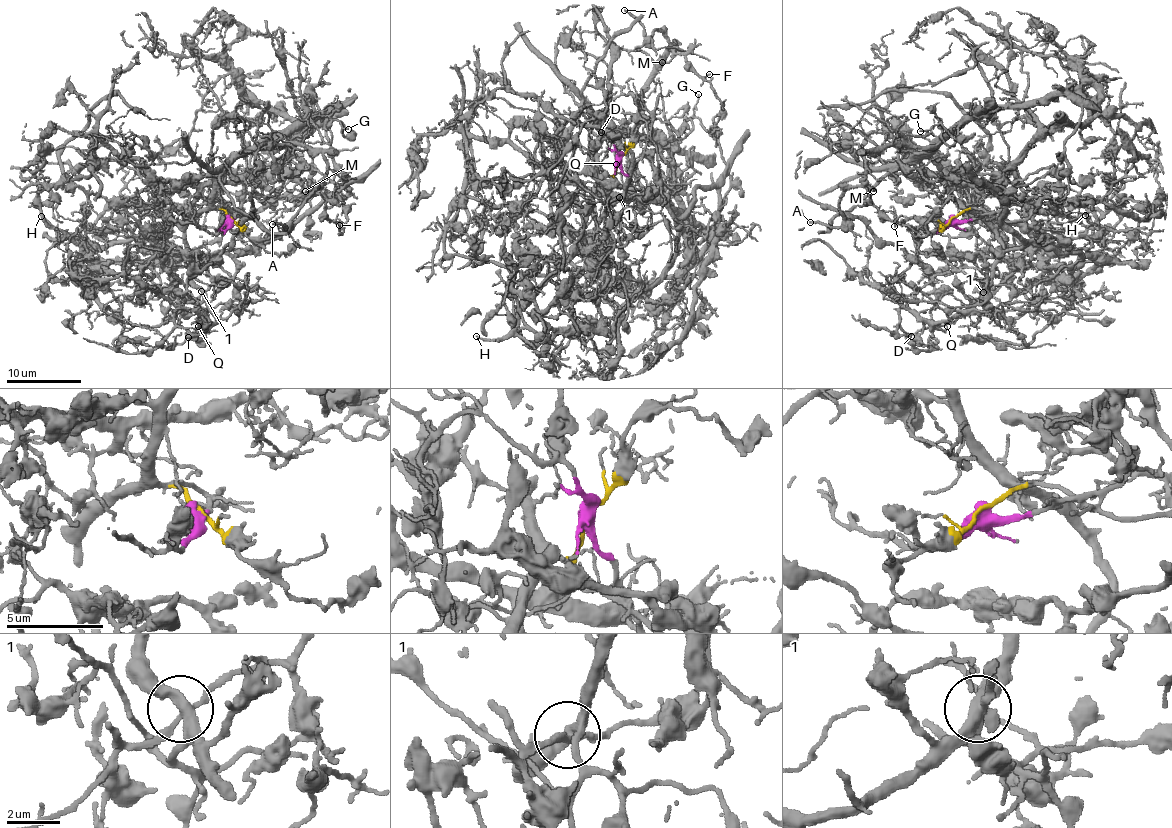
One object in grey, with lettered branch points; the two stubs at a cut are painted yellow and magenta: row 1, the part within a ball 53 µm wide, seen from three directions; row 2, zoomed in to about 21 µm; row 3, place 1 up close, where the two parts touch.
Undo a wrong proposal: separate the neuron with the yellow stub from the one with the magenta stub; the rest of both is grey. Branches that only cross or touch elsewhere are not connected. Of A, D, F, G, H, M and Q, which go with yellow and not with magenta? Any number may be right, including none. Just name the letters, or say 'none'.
A, D, F, G, H, M, Q

